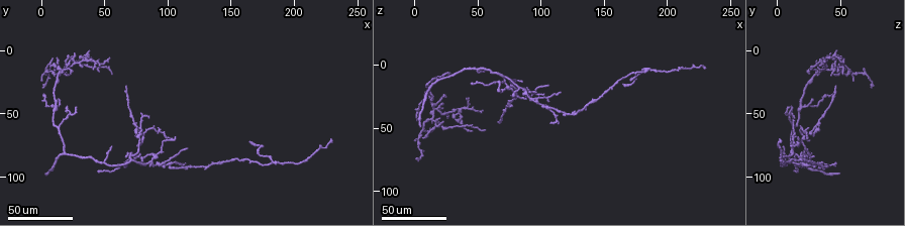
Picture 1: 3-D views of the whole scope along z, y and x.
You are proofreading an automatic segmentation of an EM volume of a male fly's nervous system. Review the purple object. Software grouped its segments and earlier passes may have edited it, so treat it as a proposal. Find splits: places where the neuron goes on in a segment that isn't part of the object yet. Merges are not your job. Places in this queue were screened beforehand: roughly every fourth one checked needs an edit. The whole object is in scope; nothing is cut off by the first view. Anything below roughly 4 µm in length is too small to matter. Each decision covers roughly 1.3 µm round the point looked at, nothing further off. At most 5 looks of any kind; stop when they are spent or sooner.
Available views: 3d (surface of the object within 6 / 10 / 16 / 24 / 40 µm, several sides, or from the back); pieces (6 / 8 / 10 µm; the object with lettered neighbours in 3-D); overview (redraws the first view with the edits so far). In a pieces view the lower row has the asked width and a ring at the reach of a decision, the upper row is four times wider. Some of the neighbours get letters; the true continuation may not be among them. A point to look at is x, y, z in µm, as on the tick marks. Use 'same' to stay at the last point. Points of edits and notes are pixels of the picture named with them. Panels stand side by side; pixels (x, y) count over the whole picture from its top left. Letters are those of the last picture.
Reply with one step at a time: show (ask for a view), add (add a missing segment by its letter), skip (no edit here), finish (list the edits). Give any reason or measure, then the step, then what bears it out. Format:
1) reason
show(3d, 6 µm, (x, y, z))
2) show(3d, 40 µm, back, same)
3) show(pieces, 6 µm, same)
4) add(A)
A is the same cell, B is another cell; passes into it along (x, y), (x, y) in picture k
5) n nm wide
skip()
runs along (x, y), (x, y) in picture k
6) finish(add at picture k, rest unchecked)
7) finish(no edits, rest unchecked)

branch stops here
show(3d, 24 µm, (56, 76, 6))

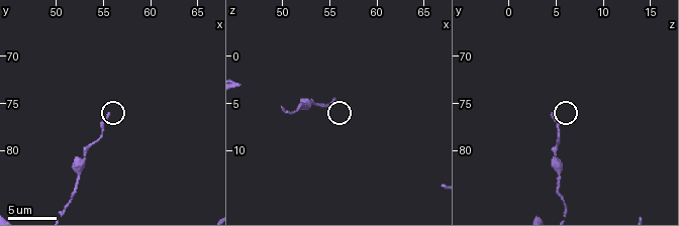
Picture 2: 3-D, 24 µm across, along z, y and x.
show(pieces, 8 µm, (55.6, 76.0, 4.6))

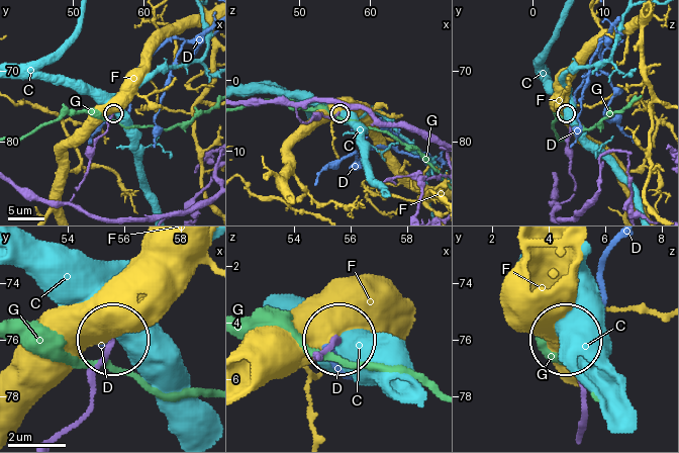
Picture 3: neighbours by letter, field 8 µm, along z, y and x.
skip()
C, D, F and G are other cells; runs along (61, 435), (87, 405), (92, 369), (109, 343) in picture 3; no lettered segment goes on from it

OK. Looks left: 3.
branch stops here
show(3d, 40 µm, (-2, 24, 60))

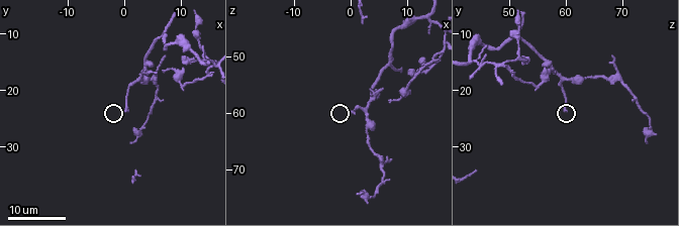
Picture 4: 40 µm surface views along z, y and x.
show(pieces, 6 µm, (0.5, 24.0, 59.5))

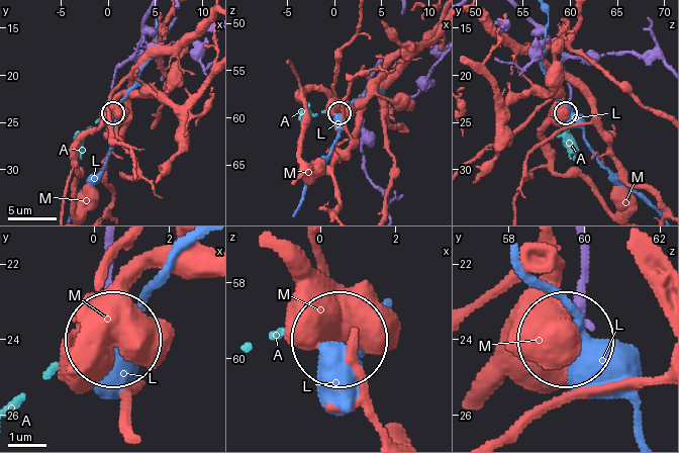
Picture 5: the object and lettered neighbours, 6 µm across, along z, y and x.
250 nm wide
add(A)
A is the same cell, L and M are other cells; the neuron continues

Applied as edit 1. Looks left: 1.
finish(add at picture 5, rest unchecked)

